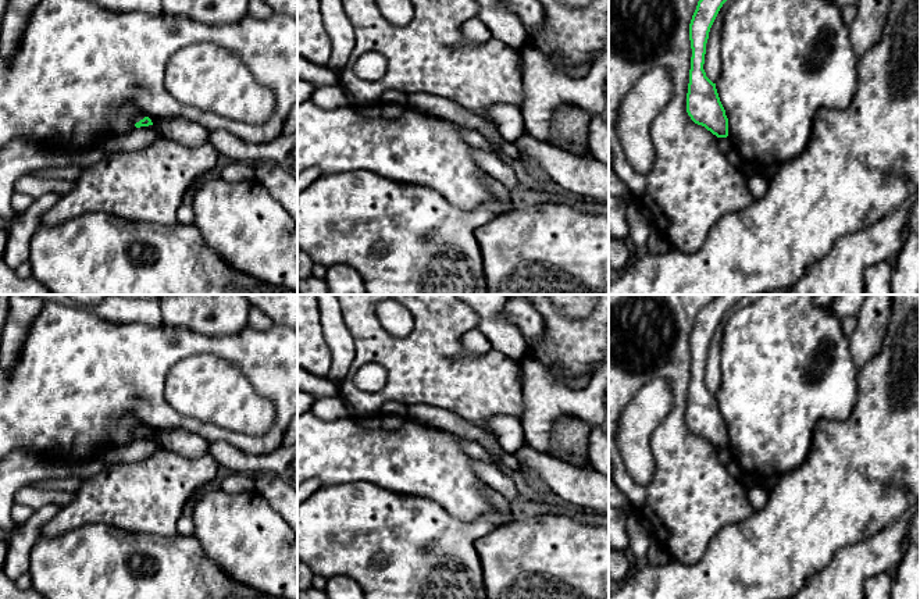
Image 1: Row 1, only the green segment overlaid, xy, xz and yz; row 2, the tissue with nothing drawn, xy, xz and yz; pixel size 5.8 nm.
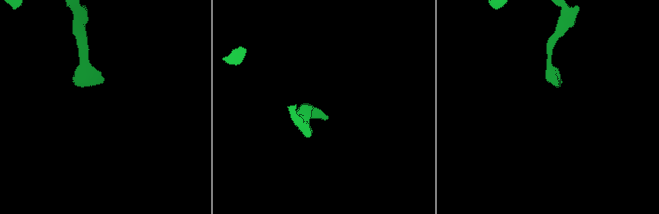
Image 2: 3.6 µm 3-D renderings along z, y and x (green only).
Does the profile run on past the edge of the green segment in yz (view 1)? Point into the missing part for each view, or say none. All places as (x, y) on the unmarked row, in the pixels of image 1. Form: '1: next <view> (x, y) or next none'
1: next none

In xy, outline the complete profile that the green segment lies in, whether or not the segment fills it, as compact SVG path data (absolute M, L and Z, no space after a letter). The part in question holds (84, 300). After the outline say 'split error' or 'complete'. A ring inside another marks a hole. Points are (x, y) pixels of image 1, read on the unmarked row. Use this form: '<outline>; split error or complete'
M68 295L72 304L92 309L93 306L97 306L103 302L106 295Z; complete

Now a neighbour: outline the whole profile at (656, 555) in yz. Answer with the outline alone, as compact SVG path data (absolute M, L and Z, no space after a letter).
M656 539L650 543L646 555L646 560L650 566L663 566L671 560L670 553L656 542Z

